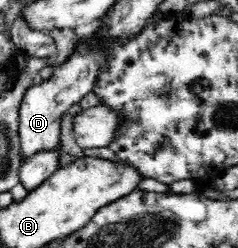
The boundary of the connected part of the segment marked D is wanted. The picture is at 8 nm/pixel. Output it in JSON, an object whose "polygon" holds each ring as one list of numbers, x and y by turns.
{"polygon":[[79,48,75,54,60,67,54,67,54,73,48,81,26,88,18,112,17,134,19,134,18,156,23,161,39,152,51,152,60,141,59,120,61,114,72,104,78,102,92,89,94,76,104,63,104,58,96,48]]}

